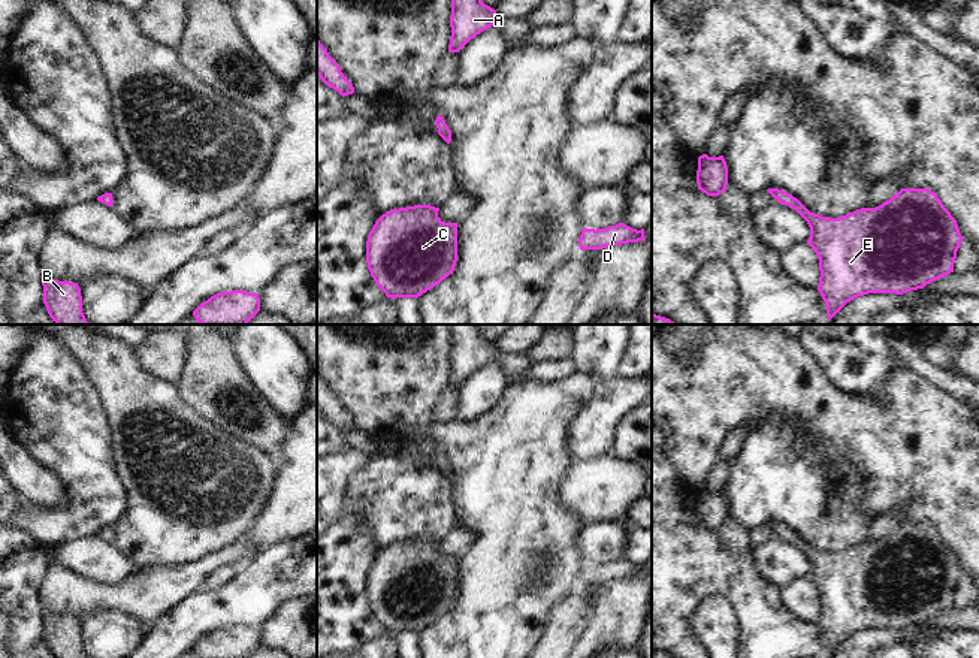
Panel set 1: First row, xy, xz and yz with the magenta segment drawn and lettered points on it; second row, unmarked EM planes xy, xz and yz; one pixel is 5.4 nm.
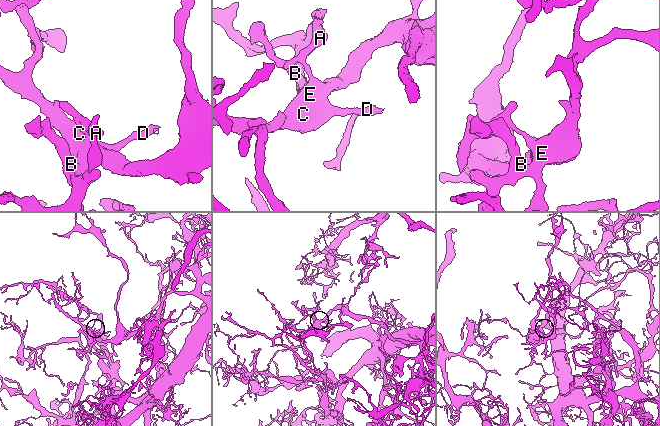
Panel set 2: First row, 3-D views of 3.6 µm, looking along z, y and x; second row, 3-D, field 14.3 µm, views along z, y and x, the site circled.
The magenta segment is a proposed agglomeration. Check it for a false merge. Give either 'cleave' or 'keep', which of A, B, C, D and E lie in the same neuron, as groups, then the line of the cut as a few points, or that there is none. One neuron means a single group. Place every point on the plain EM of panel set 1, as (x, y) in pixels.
keep; groups A B C D E; cut none

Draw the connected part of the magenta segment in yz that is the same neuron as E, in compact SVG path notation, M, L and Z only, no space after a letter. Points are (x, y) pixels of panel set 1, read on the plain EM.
M779 523L767 525L779 538L795 544L809 559L807 579L819 594L818 625L831 655L847 637L868 628L903 630L954 607L963 576L957 555L928 523L901 523L876 543L861 543L839 553L810 547L797 532Z

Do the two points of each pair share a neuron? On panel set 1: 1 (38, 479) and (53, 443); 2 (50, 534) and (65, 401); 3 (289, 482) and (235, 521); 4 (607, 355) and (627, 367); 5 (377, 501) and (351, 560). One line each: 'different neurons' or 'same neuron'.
1: different neurons
2: same neuron
3: different neurons
4: different neurons
5: different neurons

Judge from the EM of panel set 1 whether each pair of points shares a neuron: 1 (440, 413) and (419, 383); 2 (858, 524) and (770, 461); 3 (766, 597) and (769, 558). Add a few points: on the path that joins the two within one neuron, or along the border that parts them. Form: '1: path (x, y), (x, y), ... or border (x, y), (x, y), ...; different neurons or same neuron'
1: border (449, 388), (435, 403), (431, 422); different neurons
2: path (834, 522), (830, 518), (821, 518), (791, 485); same neuron
3: border (754, 549), (755, 570), (779, 589); different neurons

